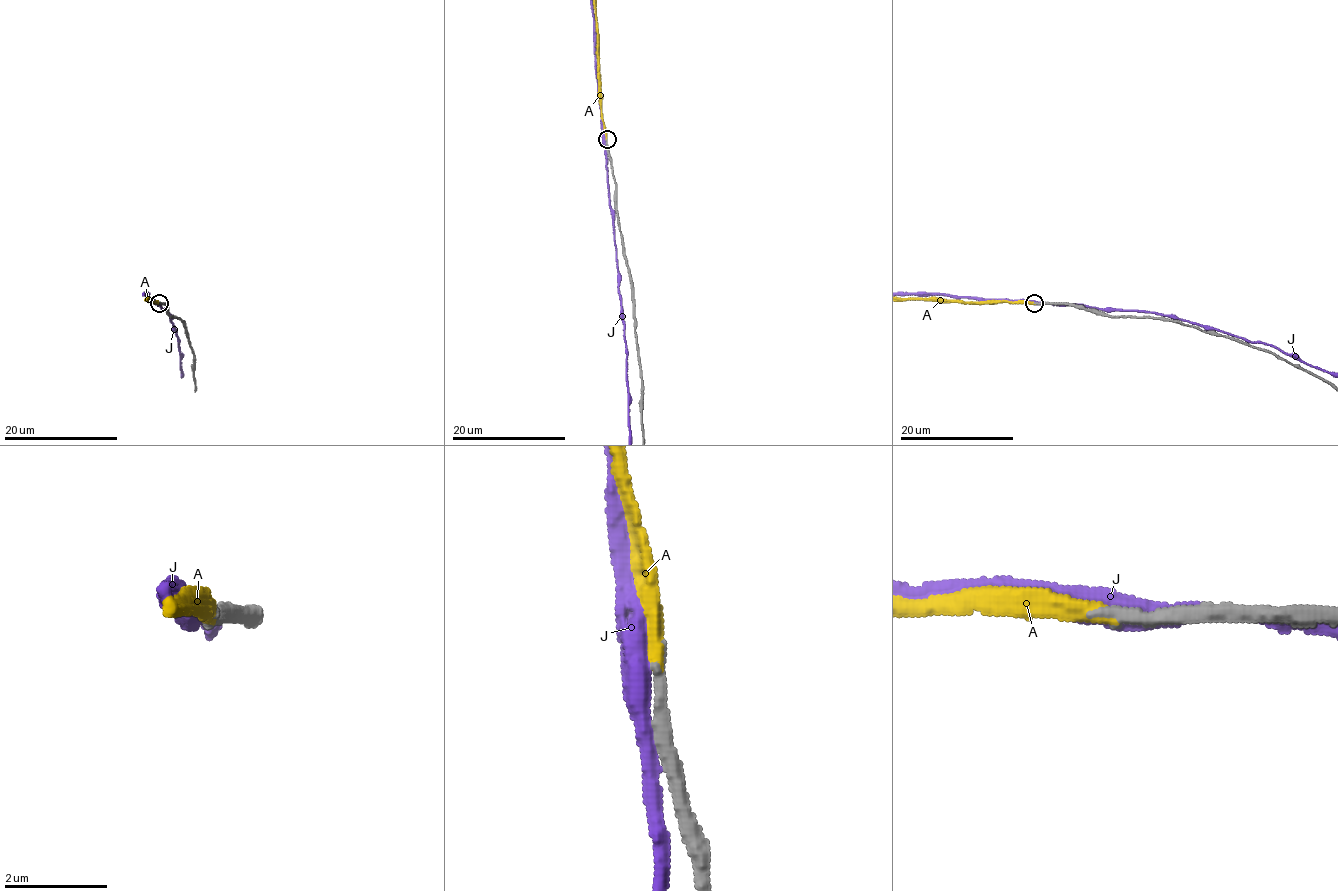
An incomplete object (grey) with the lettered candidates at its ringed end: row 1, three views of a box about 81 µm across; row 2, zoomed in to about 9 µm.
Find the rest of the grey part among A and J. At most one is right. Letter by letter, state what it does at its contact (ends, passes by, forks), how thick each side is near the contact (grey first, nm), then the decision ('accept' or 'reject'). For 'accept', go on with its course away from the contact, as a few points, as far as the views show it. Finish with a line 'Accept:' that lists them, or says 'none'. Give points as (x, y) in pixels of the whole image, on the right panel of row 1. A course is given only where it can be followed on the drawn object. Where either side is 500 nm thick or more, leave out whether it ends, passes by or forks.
A: it ends there; 280 nm thick on the grey side, 320 nm on the other; accept
J: it passes by; 300 nm thick on the grey side, 400 nm on the other; reject
Accept: A

